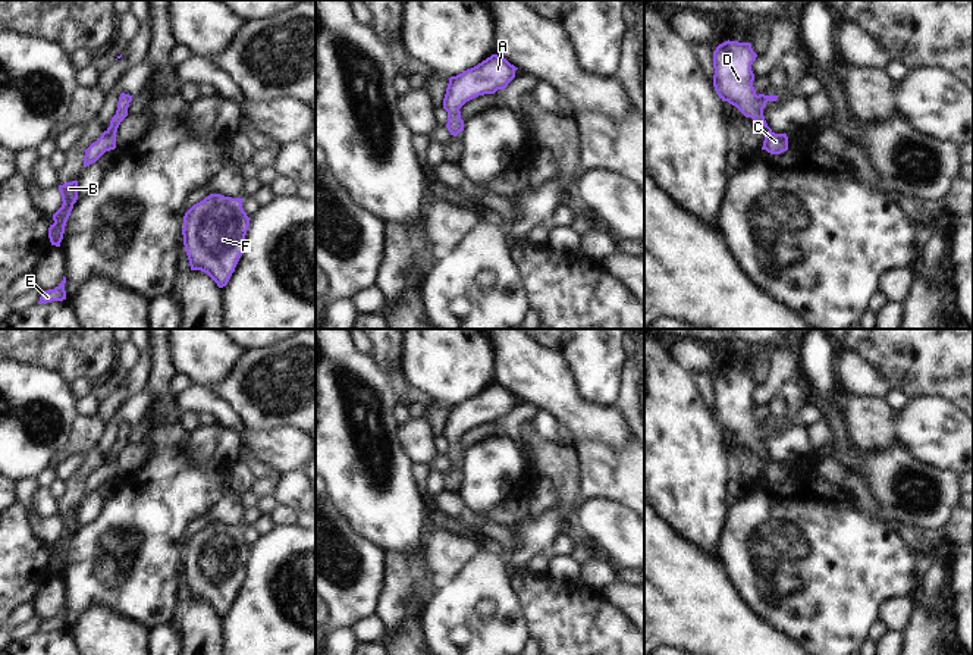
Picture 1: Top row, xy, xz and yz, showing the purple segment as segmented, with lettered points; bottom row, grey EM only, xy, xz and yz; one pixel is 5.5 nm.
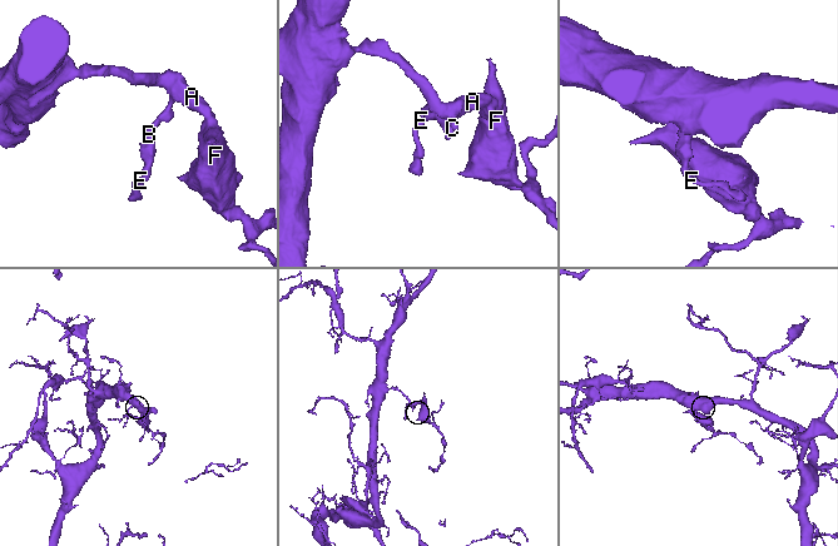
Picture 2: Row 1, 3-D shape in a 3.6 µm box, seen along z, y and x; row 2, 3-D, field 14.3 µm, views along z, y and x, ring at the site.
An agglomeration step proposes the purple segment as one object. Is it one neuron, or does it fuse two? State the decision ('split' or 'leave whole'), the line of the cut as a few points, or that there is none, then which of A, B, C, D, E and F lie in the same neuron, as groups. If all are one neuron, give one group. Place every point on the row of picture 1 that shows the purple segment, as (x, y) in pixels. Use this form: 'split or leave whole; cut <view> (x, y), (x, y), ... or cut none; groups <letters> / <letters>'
leave whole; cut none; groups A B C D E F

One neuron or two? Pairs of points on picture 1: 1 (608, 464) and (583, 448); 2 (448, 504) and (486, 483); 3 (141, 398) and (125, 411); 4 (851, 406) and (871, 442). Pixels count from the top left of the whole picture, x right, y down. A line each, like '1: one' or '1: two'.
1: one
2: two
3: one
4: one

